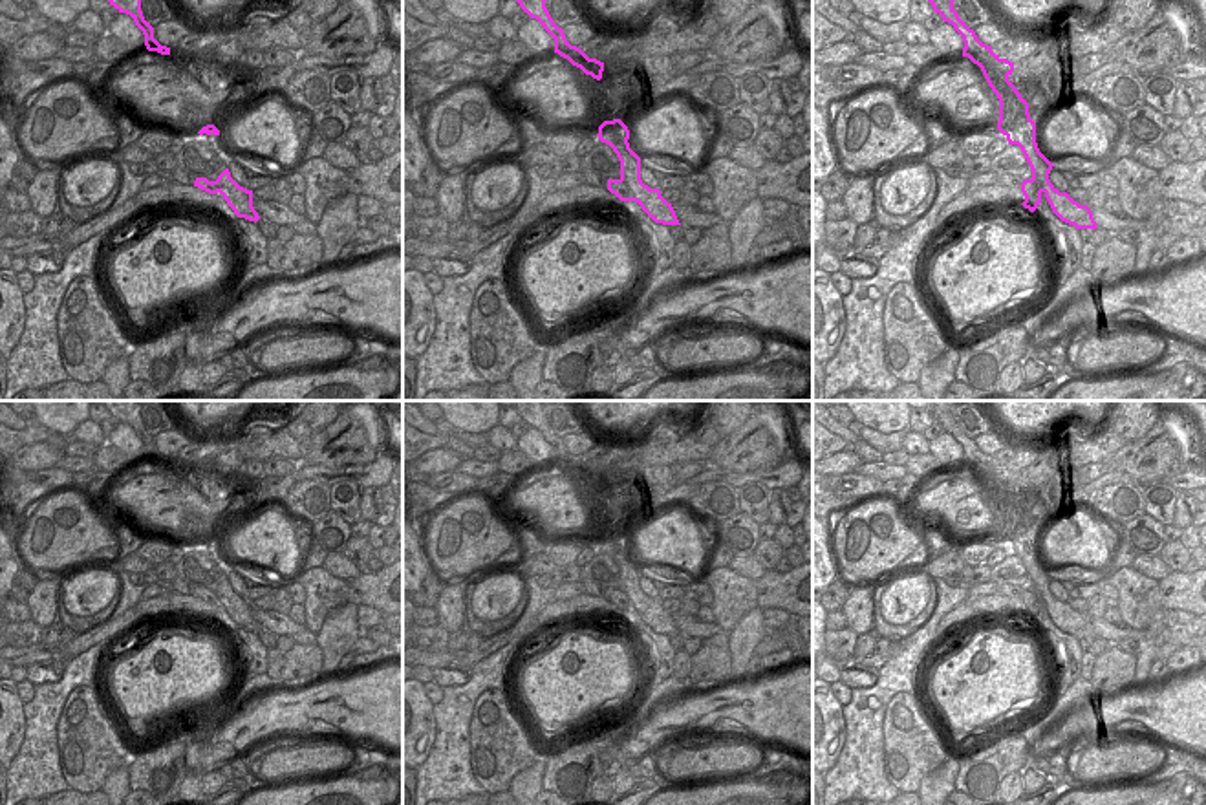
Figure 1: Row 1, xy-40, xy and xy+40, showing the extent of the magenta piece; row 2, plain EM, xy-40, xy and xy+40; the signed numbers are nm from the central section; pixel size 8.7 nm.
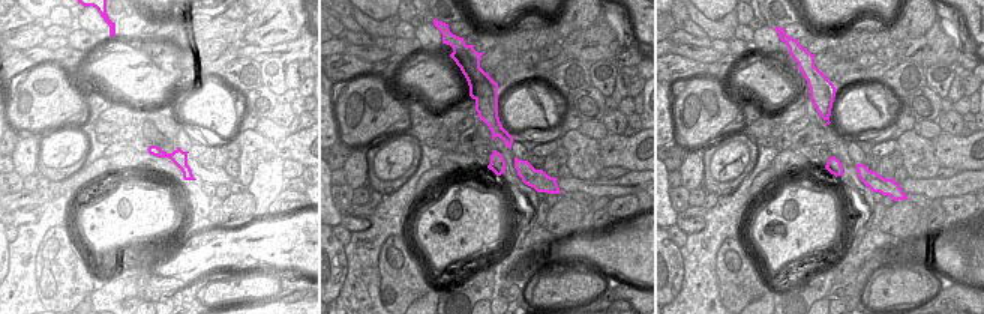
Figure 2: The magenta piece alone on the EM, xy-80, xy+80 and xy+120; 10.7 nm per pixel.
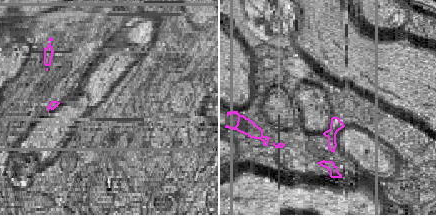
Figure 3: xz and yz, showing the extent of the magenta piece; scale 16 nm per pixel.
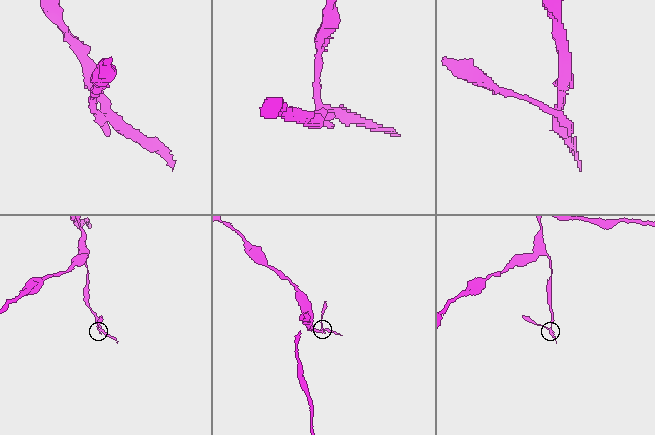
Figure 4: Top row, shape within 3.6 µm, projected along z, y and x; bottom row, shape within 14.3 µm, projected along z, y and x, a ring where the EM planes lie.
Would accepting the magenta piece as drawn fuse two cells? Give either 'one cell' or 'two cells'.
two cells

